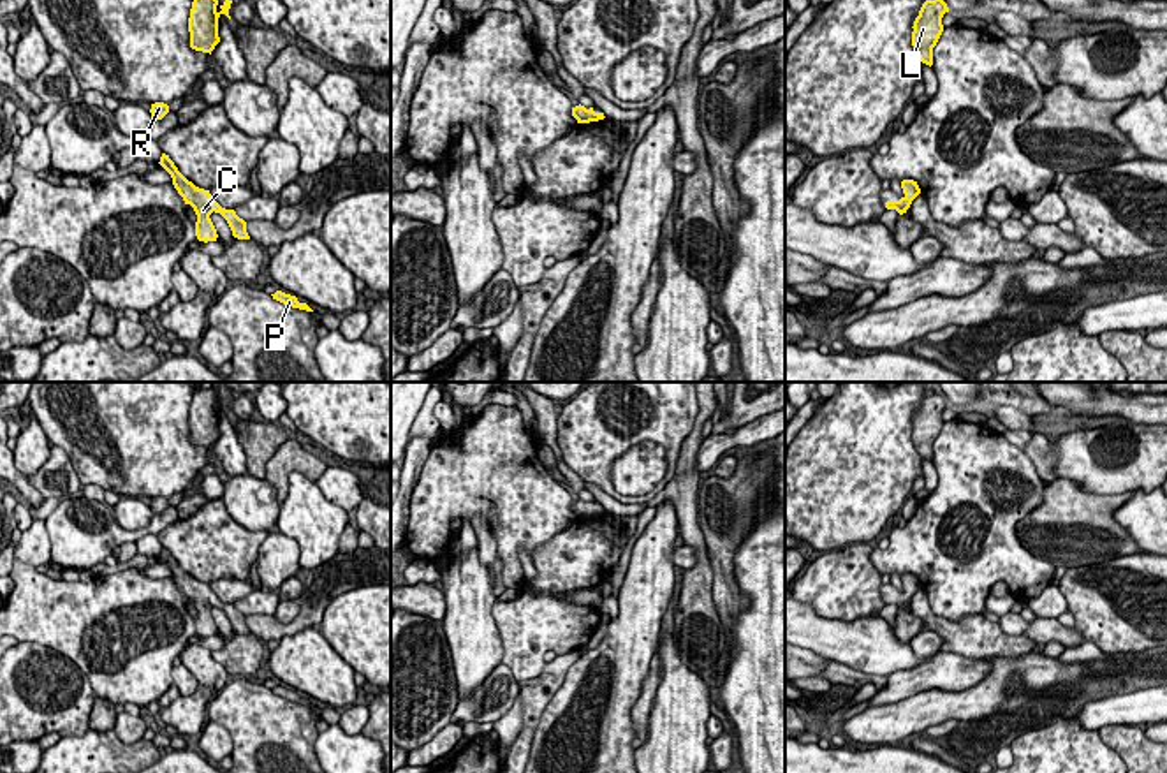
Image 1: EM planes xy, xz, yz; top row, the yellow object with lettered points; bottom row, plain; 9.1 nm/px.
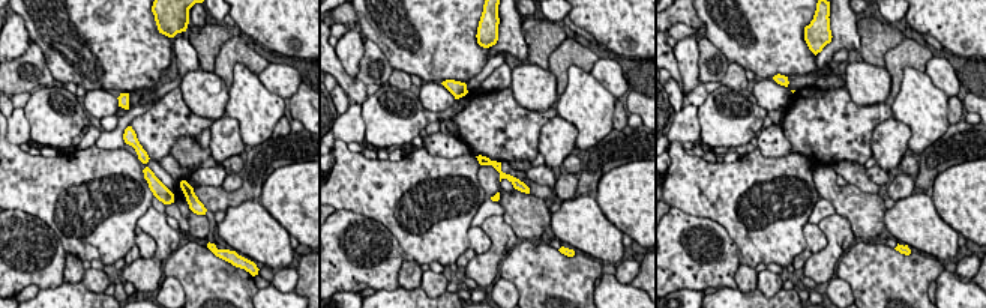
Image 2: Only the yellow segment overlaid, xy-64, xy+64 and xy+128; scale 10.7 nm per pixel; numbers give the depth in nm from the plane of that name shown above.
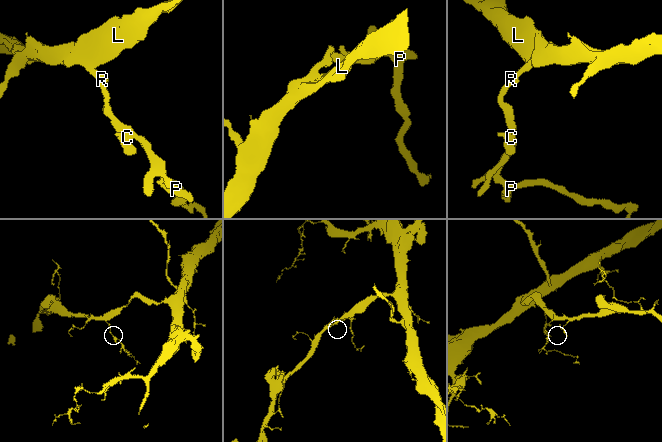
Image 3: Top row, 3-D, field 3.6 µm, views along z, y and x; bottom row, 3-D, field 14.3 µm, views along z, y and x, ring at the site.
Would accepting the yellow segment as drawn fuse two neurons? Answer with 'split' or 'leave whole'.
leave whole

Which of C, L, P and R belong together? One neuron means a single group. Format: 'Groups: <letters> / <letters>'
Groups: C L P R

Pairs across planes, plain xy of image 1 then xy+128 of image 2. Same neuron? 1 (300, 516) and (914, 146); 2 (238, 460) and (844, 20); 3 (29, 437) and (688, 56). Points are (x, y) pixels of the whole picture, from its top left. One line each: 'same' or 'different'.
1: same
2: same
3: same

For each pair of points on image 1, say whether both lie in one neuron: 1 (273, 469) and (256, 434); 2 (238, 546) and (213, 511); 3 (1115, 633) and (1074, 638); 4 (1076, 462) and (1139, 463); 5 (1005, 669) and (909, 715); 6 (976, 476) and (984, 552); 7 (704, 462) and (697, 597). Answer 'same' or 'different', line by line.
1: different
2: same
3: different
4: same
5: same
6: same
7: different

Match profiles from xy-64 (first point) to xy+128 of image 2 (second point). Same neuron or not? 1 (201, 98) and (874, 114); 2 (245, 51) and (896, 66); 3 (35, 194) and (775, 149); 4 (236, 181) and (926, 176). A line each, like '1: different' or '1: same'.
1: different
2: same
3: different
4: different

